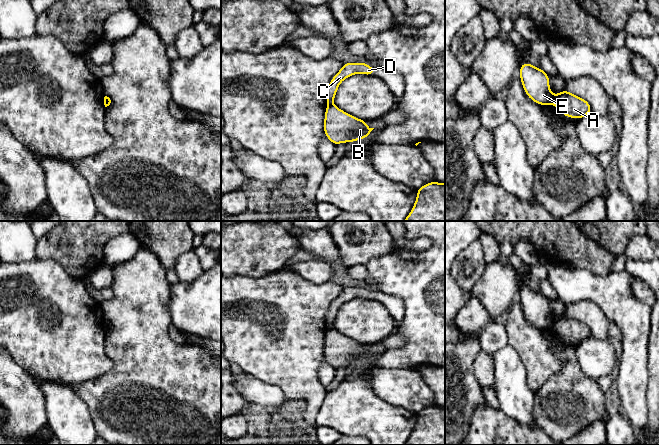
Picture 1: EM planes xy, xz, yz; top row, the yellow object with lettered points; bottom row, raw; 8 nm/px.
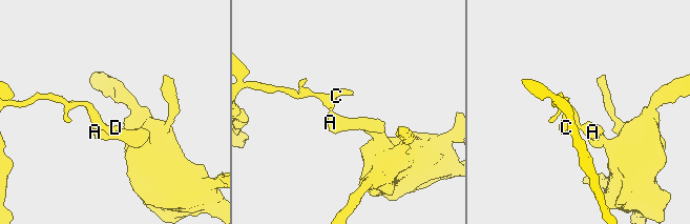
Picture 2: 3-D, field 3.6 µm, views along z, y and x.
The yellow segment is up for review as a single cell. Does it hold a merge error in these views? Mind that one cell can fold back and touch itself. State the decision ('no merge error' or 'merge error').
merge error

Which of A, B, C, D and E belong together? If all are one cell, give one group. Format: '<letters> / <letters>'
A B / C D E

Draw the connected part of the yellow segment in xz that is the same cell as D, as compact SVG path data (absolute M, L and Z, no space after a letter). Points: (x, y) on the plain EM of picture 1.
M344 287L340 295L332 302L326 316L326 324L328 329L333 329L333 324L336 319L339 308L349 300L357 297L374 299L375 292L370 291L367 287Z

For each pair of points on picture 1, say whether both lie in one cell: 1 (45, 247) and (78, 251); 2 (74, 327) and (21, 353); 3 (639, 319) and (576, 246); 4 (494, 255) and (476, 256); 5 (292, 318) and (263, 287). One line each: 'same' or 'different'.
1: same
2: same
3: different
4: different
5: same

